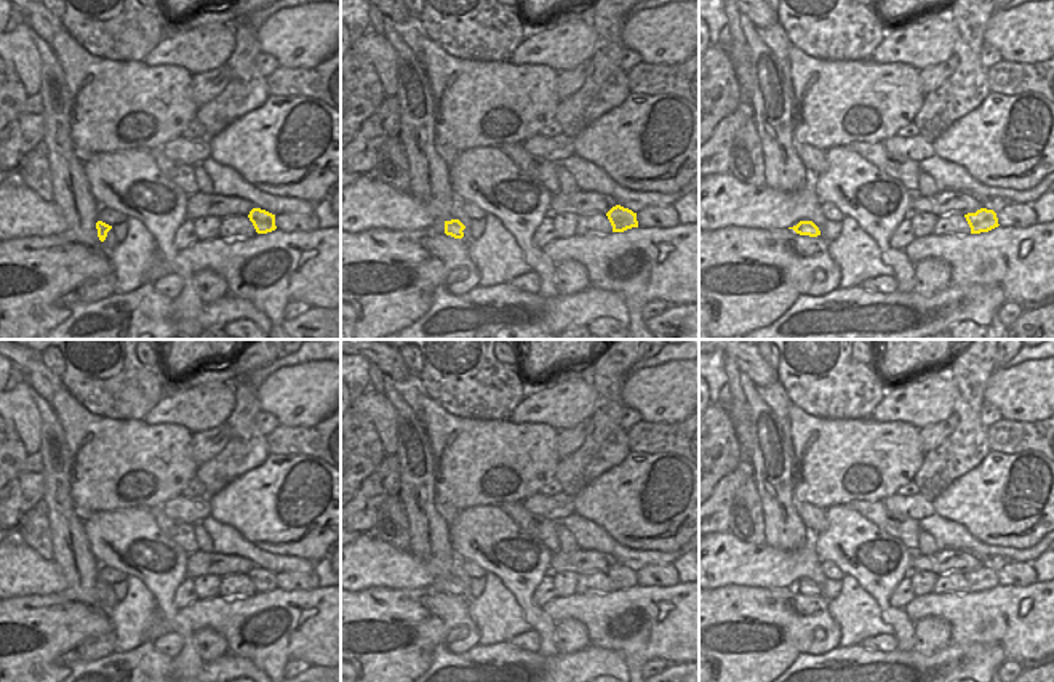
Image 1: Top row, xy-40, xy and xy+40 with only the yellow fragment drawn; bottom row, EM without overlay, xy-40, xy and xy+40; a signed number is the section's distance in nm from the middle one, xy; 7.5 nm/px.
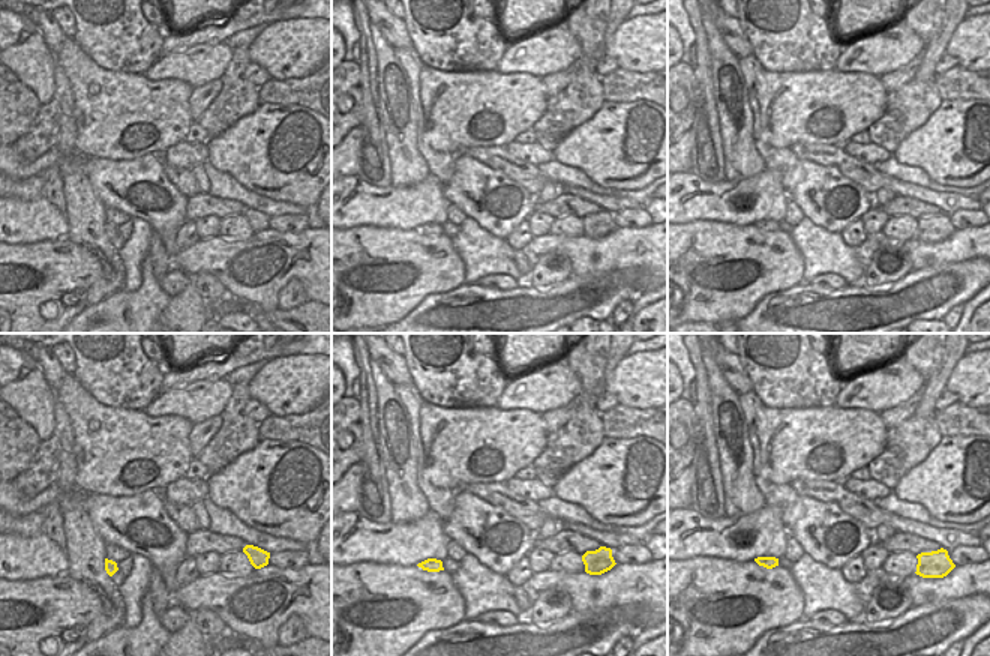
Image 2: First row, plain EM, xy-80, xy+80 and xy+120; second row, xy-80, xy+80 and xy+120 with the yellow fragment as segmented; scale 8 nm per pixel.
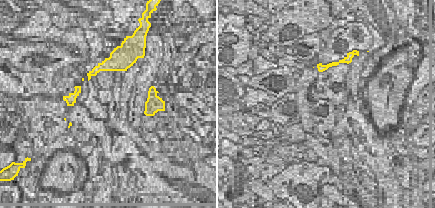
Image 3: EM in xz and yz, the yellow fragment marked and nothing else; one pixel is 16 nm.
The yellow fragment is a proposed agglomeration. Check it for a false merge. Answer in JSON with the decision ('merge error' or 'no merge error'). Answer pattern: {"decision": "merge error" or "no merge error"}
{"decision": "no merge error"}

